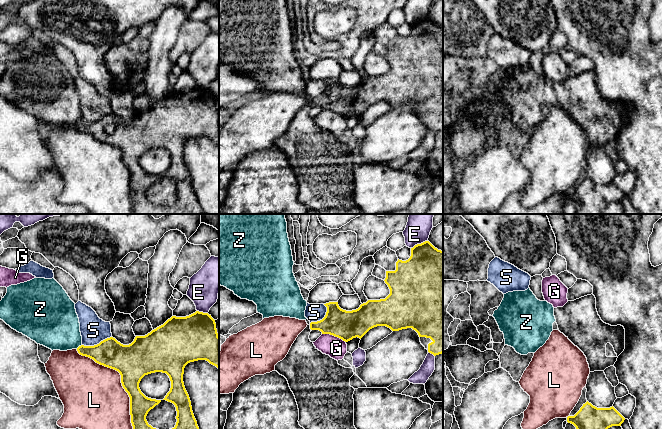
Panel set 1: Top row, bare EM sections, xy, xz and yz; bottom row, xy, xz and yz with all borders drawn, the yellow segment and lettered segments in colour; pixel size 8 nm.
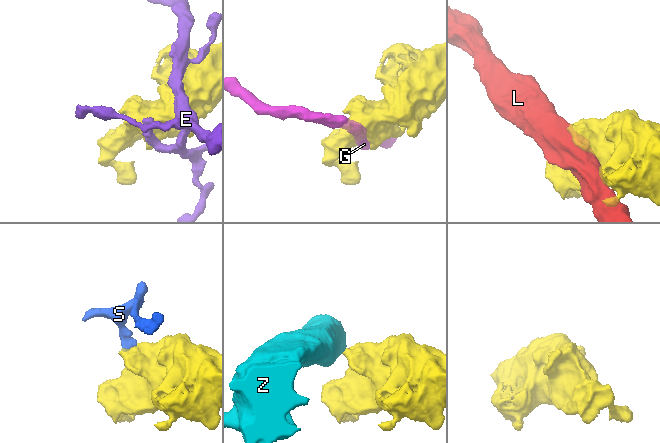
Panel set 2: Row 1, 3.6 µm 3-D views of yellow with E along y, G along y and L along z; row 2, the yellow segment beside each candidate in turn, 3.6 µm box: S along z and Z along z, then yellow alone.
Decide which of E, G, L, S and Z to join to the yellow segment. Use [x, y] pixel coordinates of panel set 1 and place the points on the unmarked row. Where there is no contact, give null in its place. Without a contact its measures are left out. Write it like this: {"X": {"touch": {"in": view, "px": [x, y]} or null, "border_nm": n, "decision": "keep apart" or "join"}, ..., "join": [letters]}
{"E": {"touch": {"in": "xz", "px": [419, 20]}, "border_nm": 150, "decision": "keep apart"}, "G": {"touch": {"in": "xz", "px": [334, 111]}, "border_nm": 200, "decision": "keep apart"}, "L": {"touch": {"in": "xy", "px": [121, 158]}, "border_nm": 850, "decision": "keep apart"}, "S": {"touch": {"in": "xy", "px": [97, 120]}, "border_nm": 260, "decision": "keep apart"}, "Z": {"touch": {"in": "xy", "px": [79, 122]}, "border_nm": 60, "decision": "keep apart"}, "join": []}

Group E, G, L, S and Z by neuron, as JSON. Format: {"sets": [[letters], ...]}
{"sets": [["E"], ["G"], ["L"], ["S"], ["Z"]]}

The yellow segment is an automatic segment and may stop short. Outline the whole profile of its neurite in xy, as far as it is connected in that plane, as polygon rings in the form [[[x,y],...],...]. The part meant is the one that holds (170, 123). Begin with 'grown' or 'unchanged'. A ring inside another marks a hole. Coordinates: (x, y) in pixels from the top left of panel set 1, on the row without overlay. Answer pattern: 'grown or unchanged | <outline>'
unchanged | [[[196,87],[186,93],[172,92],[163,101],[152,106],[147,111],[136,112],[134,117],[129,121],[123,121],[115,114],[110,113],[94,122],[81,121],[77,124],[77,127],[80,131],[89,133],[96,139],[114,145],[120,149],[122,162],[130,173],[130,191],[134,214],[204,214],[199,207],[197,197],[192,187],[191,177],[183,158],[183,150],[184,144],[188,139],[198,136],[206,136],[219,145],[219,112],[217,109],[215,96],[211,93],[211,91]],[[155,148],[166,149],[171,157],[170,167],[163,176],[171,178],[175,181],[177,187],[177,198],[175,203],[169,206],[159,206],[153,204],[146,196],[148,188],[158,181],[161,176],[146,173],[141,168],[139,159],[145,151]]]

